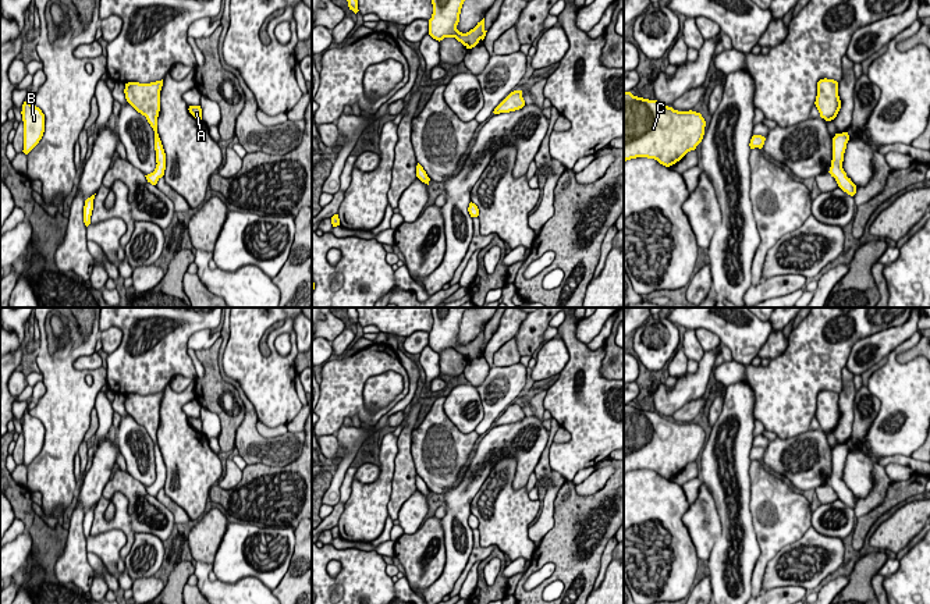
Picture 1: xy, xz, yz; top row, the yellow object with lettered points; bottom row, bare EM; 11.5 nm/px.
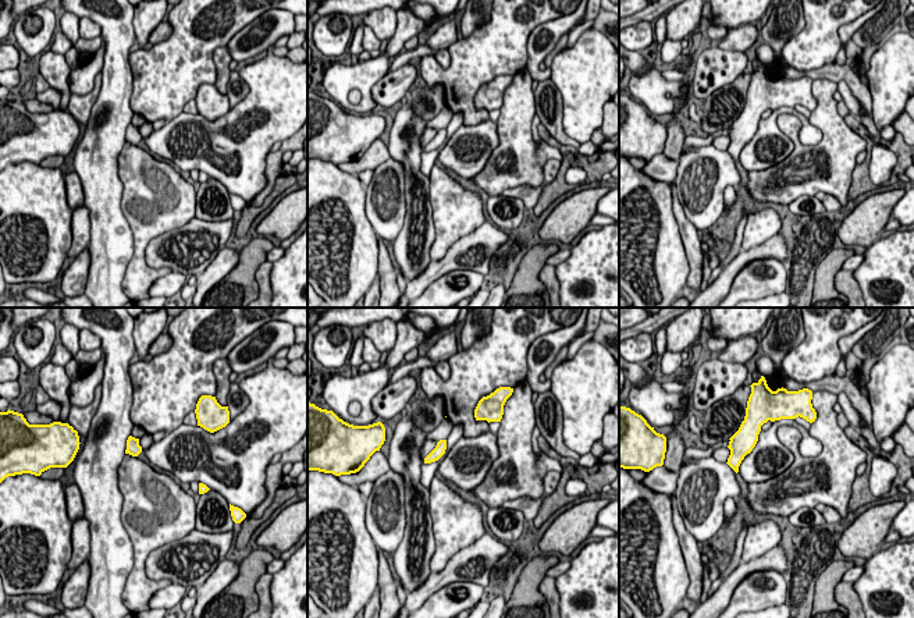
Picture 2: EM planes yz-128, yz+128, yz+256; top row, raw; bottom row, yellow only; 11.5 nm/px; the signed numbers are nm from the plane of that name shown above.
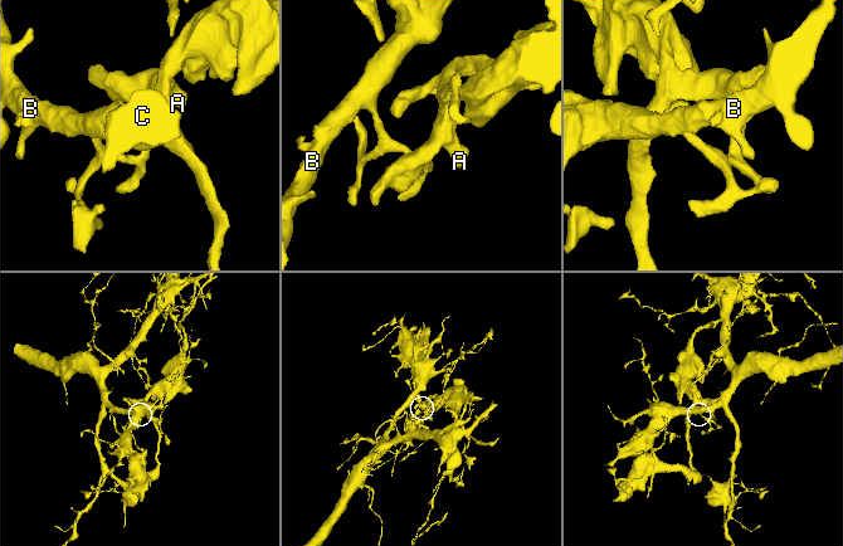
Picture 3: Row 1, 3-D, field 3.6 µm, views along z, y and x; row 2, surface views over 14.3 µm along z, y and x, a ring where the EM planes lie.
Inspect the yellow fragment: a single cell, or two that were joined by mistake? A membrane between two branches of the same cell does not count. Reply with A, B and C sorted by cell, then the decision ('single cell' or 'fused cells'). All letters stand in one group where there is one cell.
A / B C; fused cells

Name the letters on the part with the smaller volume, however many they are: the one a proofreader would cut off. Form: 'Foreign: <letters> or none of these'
Foreign: A

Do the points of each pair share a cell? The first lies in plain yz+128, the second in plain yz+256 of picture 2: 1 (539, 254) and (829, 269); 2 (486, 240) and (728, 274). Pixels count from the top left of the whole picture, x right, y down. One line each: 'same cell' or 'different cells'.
1: same cell
2: same cell

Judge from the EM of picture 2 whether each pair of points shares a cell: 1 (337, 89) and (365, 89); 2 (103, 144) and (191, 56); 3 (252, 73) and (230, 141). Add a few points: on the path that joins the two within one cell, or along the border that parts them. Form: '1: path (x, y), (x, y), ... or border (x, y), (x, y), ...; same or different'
1: path (344, 84), (358, 84); same
2: border (131, 80), (131, 109), (135, 113); different
3: path (256, 91), (255, 113), (242, 125); same

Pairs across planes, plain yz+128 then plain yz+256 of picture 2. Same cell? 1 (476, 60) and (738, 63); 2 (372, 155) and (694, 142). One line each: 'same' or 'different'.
1: different
2: same

